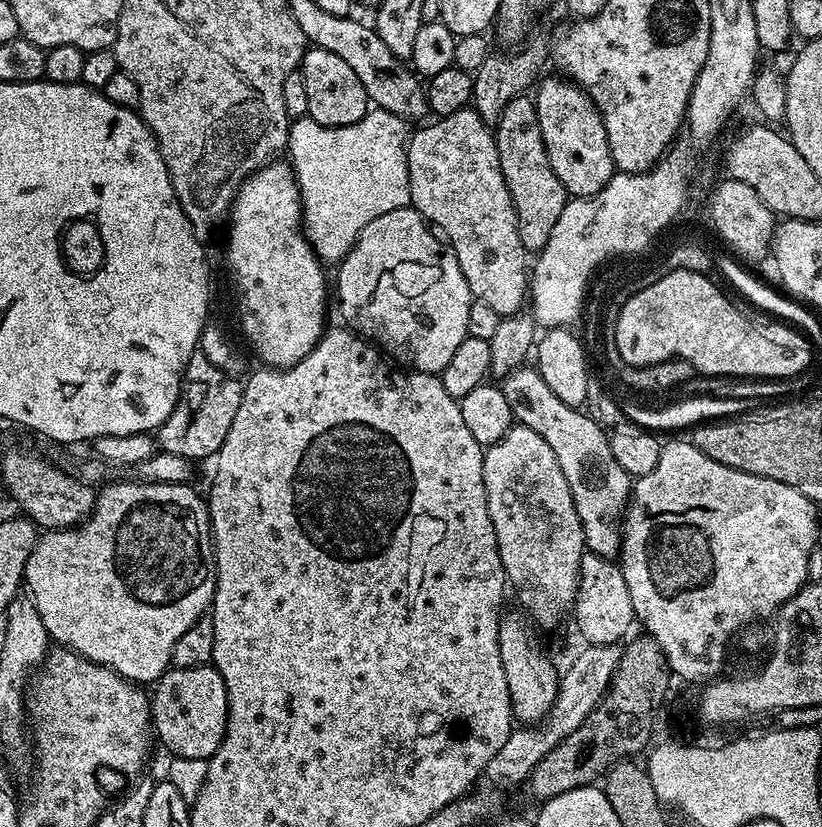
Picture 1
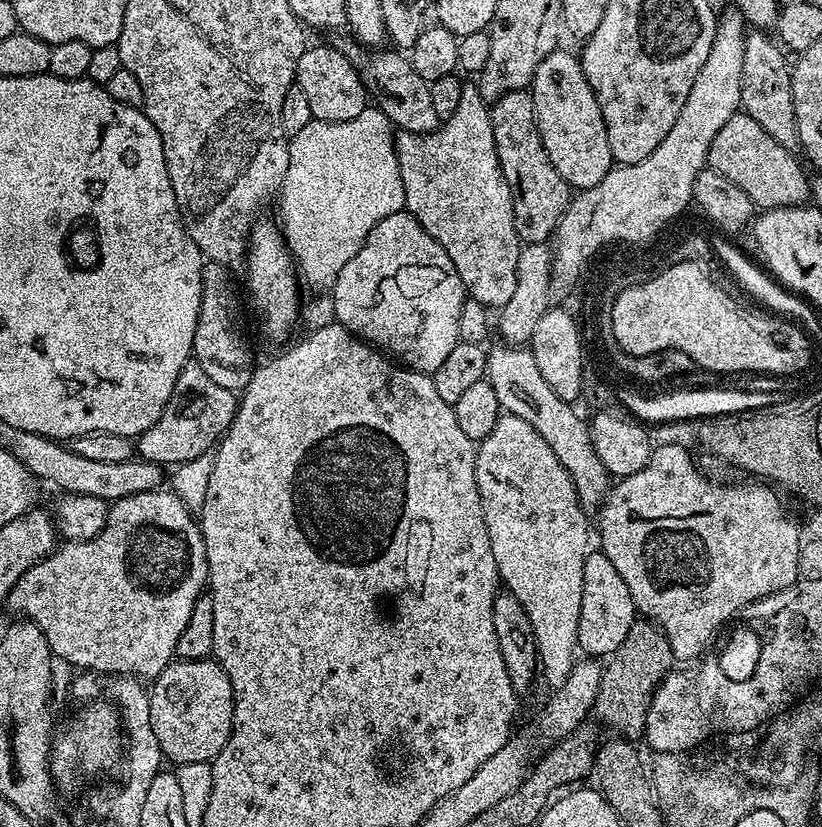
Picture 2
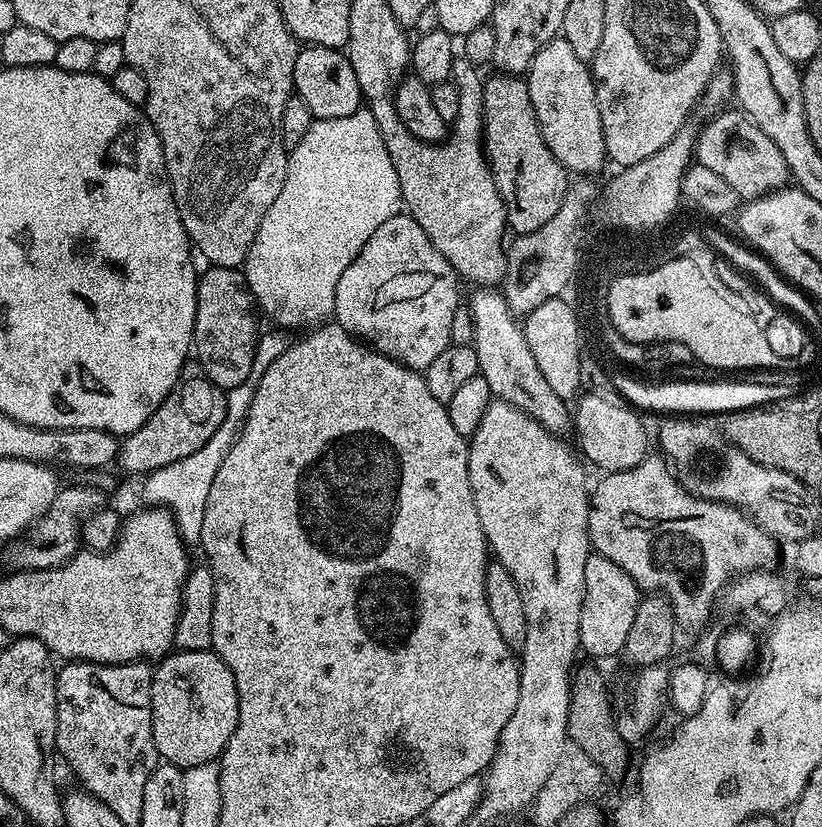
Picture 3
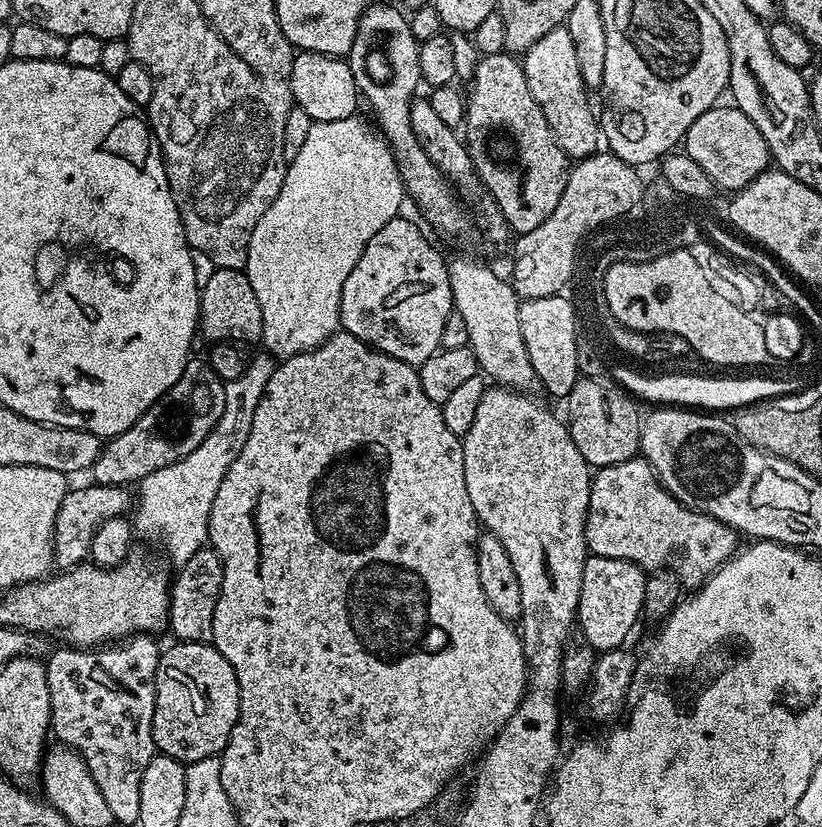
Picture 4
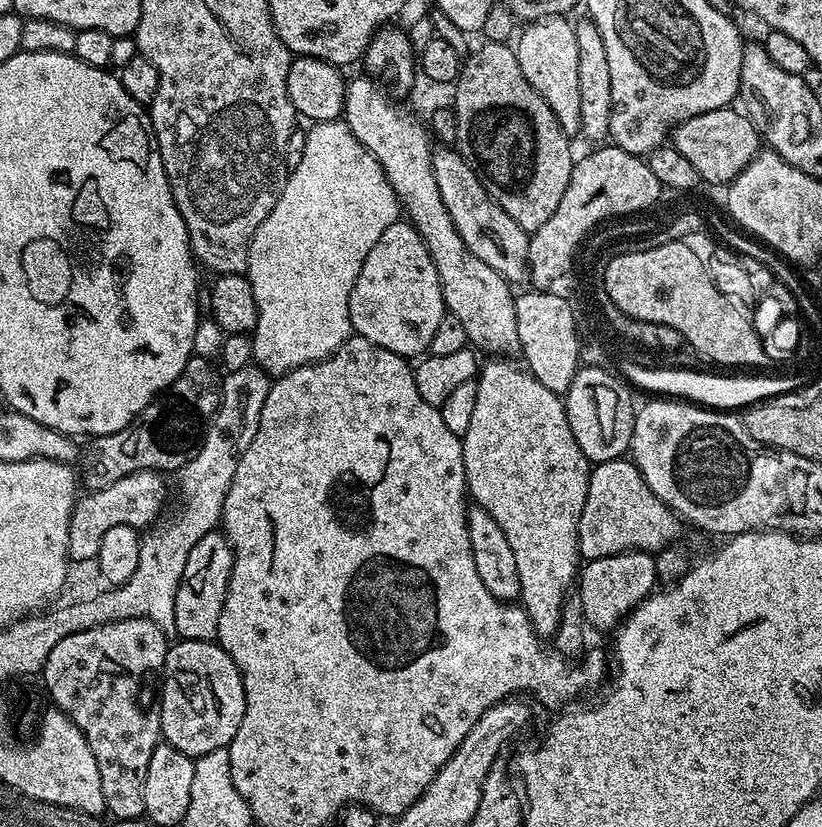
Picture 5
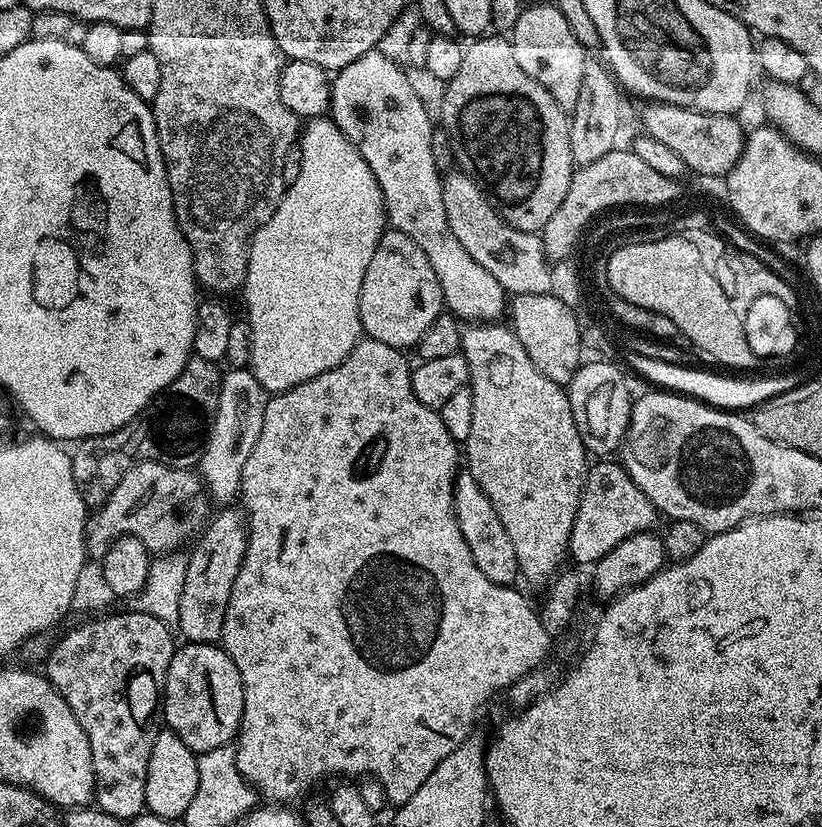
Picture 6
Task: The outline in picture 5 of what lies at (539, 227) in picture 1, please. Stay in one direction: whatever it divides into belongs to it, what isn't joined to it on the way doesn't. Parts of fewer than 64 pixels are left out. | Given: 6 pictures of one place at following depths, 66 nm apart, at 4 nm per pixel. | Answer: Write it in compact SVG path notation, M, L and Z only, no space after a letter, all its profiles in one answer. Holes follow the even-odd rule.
M484 42L481 45L476 53L473 51L461 63L460 74L454 81L456 97L450 101L450 107L456 113L458 126L455 143L480 175L490 198L531 234L550 218L550 214L554 214L554 210L558 210L558 202L562 202L562 194L566 194L566 186L570 186L574 163L572 148L568 145L570 136L562 130L558 118L554 118L554 110L546 106L542 94L526 82L526 74L522 74L522 66L518 66L515 51L508 44Z

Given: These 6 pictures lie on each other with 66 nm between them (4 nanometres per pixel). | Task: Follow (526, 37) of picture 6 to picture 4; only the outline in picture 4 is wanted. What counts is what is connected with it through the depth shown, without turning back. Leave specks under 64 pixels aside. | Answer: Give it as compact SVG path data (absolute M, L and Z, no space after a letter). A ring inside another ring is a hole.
M561 26L543 34L523 53L522 63L526 74L526 86L530 86L530 94L534 94L534 102L542 106L542 114L546 114L546 122L550 122L550 130L556 139L556 145L573 161L585 160L601 147L602 133L597 113L592 112L592 104L588 101L589 89L582 82L582 70L578 66L578 58L574 54L574 41L571 40L567 27Z

